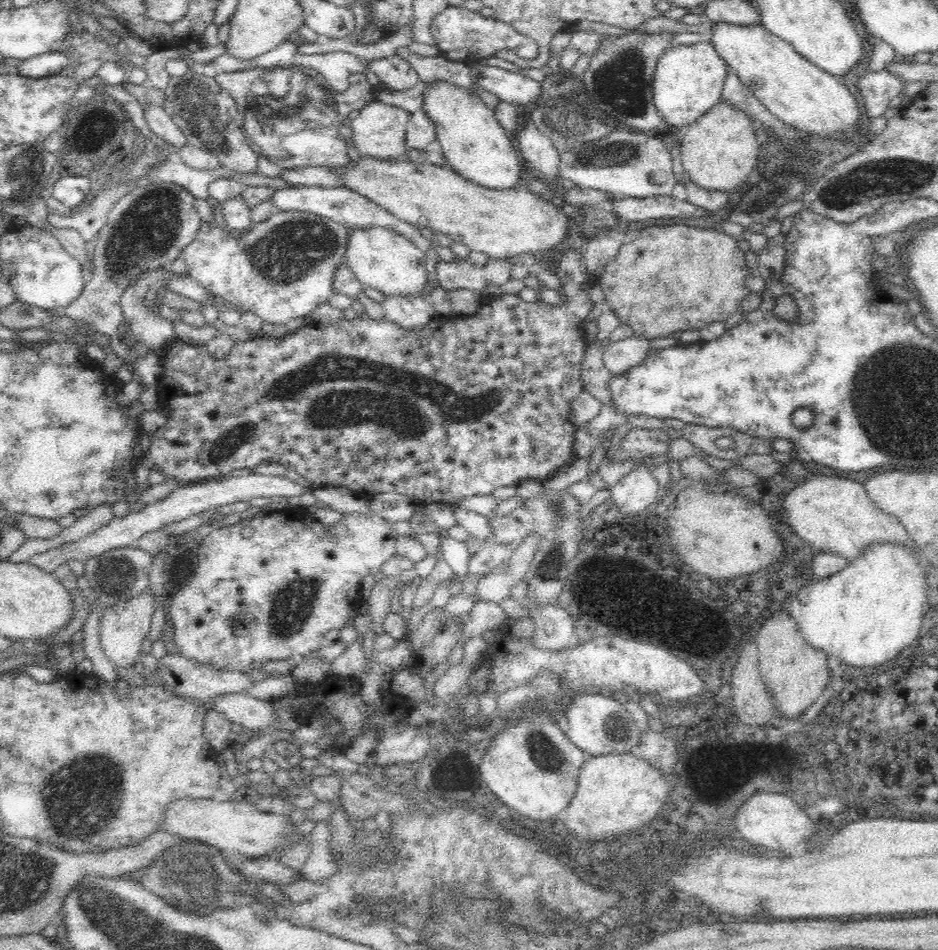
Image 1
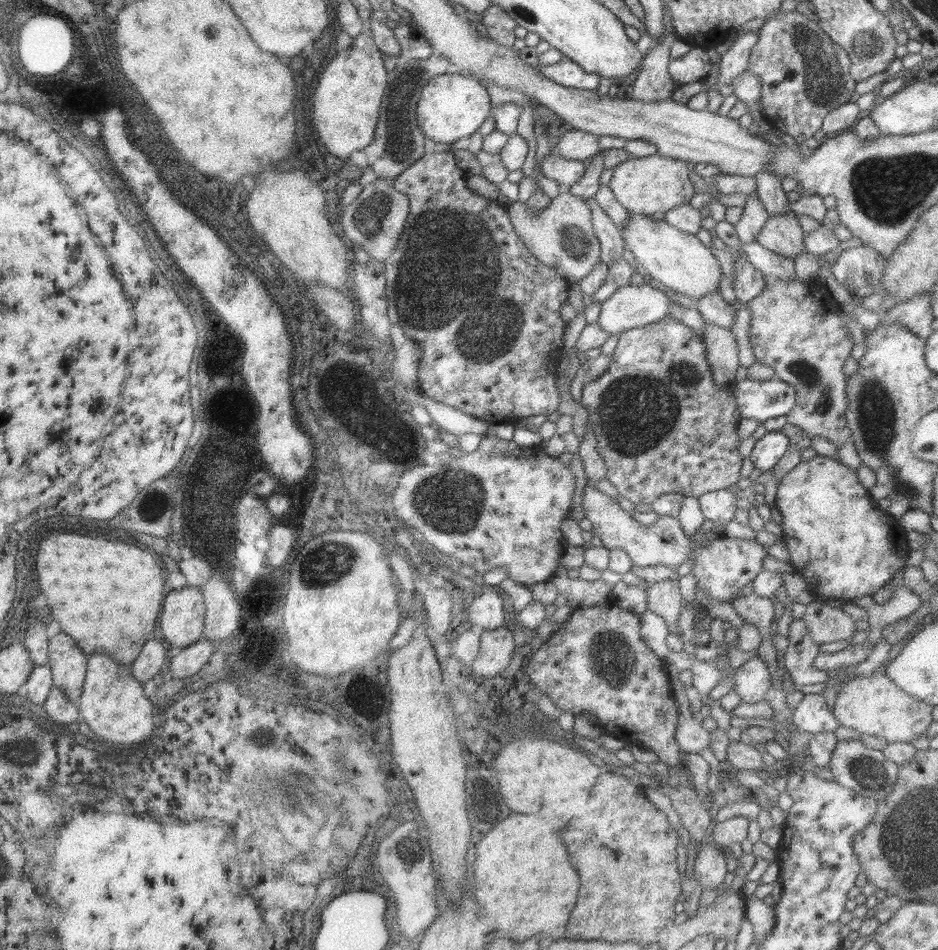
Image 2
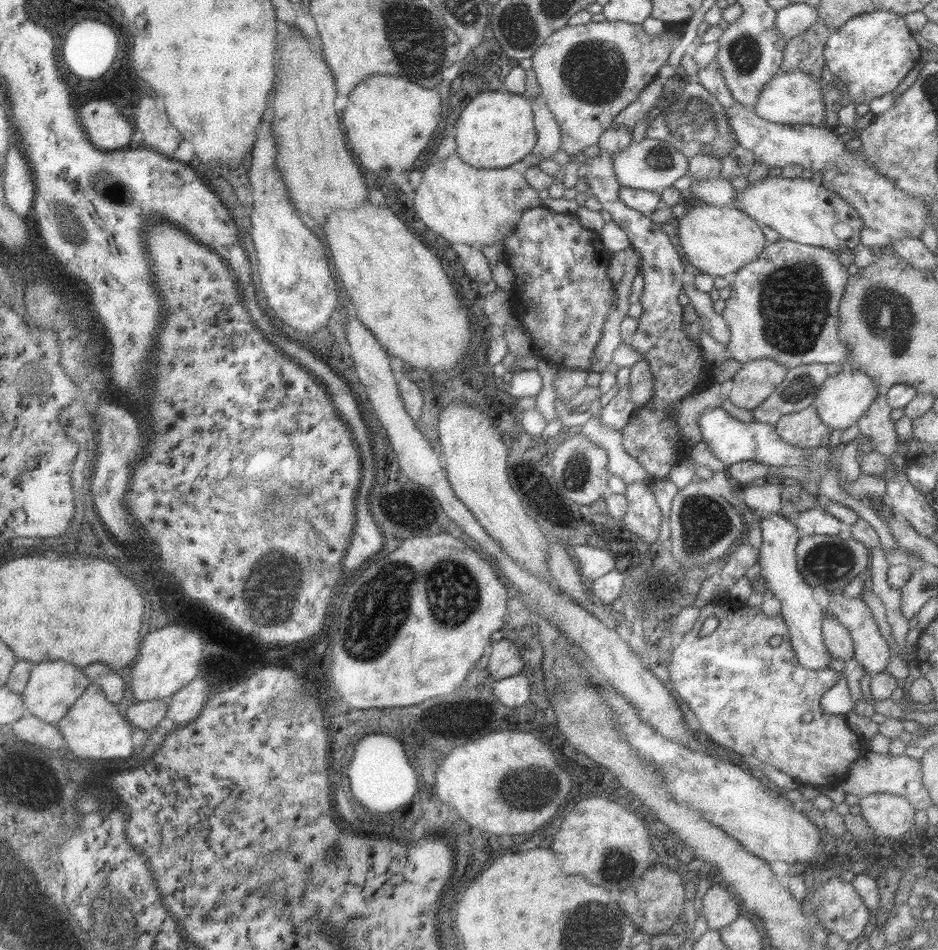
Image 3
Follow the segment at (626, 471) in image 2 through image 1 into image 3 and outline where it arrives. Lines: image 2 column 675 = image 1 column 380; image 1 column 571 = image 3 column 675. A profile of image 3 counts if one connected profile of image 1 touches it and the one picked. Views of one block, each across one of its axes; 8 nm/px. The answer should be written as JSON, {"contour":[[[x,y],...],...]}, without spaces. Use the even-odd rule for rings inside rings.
{"contour":[[[602,151],[600,155],[590,157],[578,165],[578,179],[584,180],[588,184],[588,193],[594,198],[598,198],[598,202],[602,204],[602,208],[612,216],[612,222],[616,222],[626,234],[631,242],[631,246],[638,251],[640,255],[640,273],[644,279],[644,291],[639,298],[642,313],[638,317],[638,328],[636,332],[627,340],[628,345],[632,345],[632,350],[636,350],[642,360],[648,362],[649,369],[653,375],[653,396],[651,400],[644,406],[638,408],[630,417],[628,424],[620,431],[622,432],[622,448],[624,448],[627,456],[632,456],[640,462],[644,470],[648,470],[648,474],[653,480],[667,480],[667,476],[672,467],[683,461],[680,452],[682,452],[683,438],[681,437],[678,425],[672,417],[674,412],[674,404],[680,403],[689,397],[695,396],[710,385],[714,384],[713,364],[709,364],[702,356],[698,342],[692,341],[690,335],[684,329],[684,312],[683,306],[678,302],[678,296],[683,292],[683,284],[686,280],[684,268],[682,266],[682,258],[674,249],[668,235],[662,231],[660,224],[650,219],[650,216],[643,215],[637,210],[629,209],[619,198],[620,182],[616,179],[612,156],[608,151]]]}

